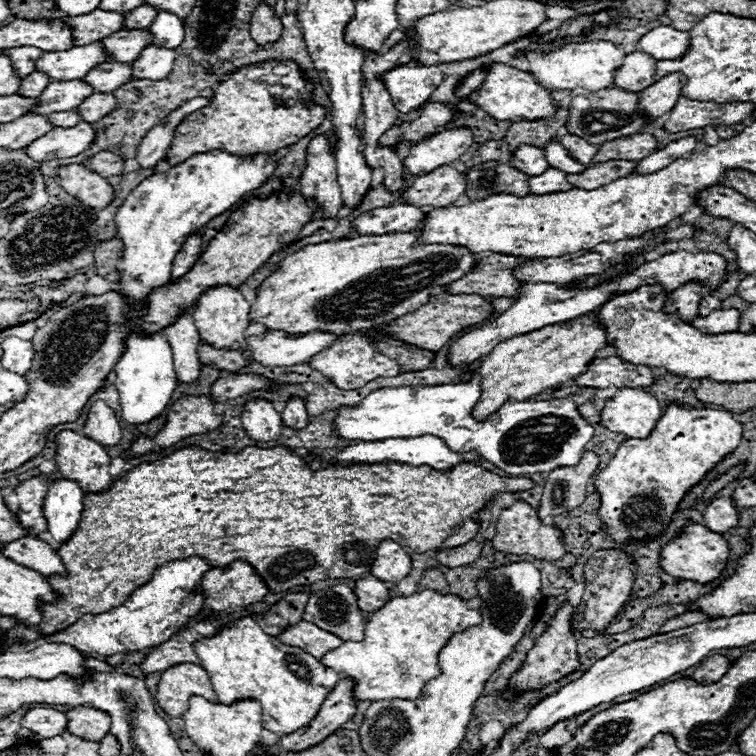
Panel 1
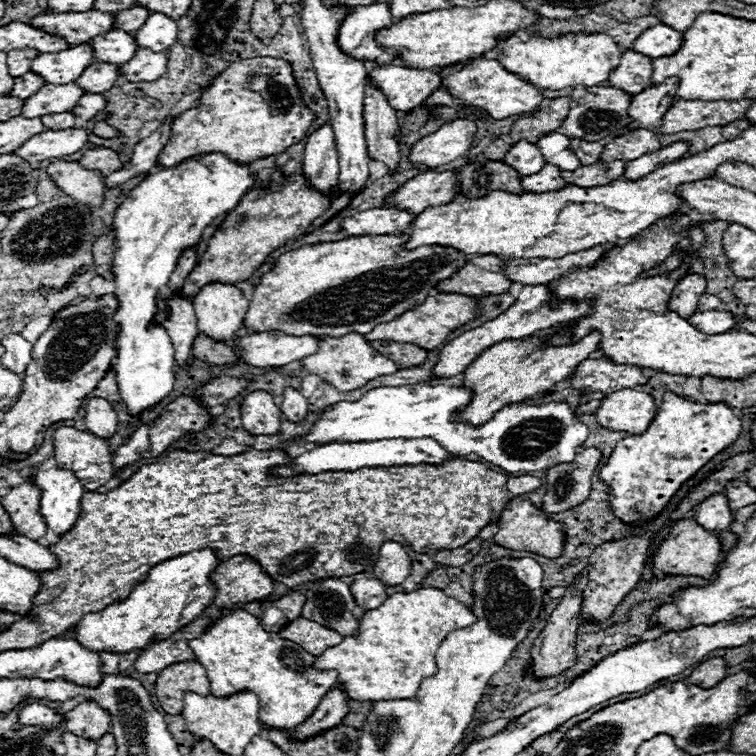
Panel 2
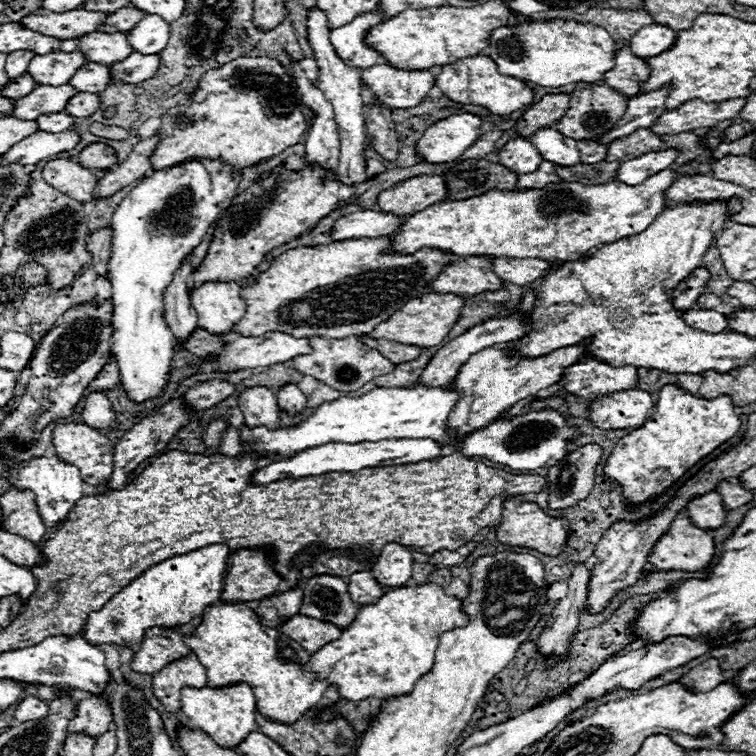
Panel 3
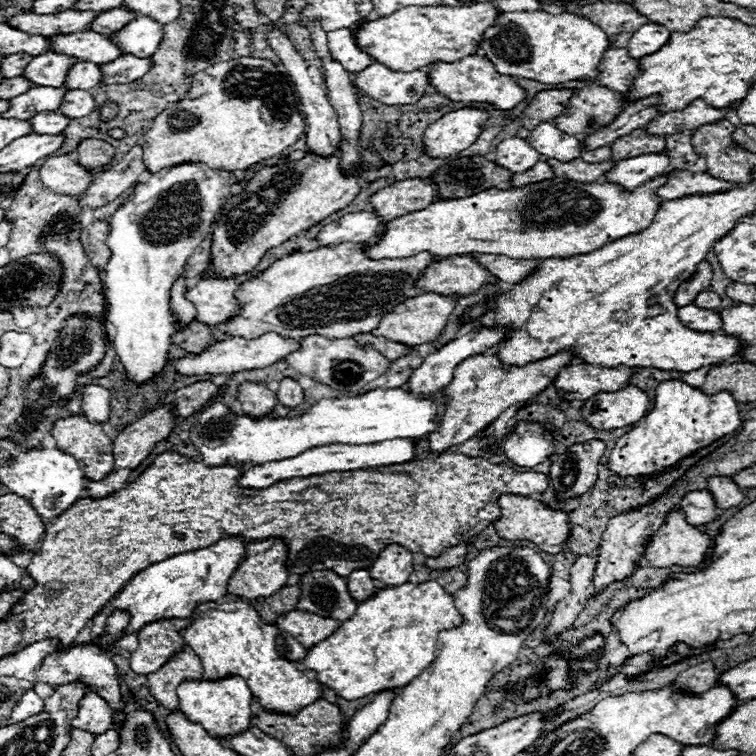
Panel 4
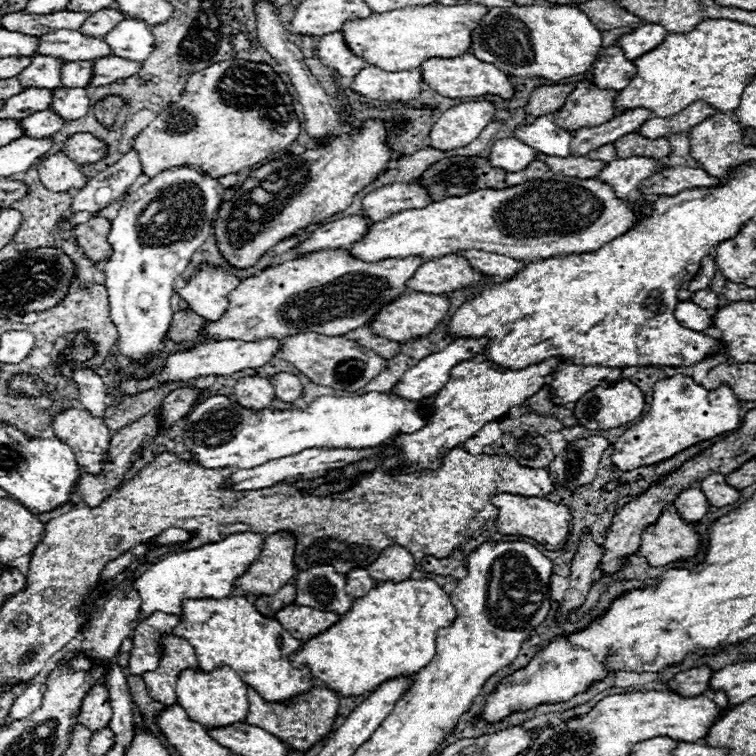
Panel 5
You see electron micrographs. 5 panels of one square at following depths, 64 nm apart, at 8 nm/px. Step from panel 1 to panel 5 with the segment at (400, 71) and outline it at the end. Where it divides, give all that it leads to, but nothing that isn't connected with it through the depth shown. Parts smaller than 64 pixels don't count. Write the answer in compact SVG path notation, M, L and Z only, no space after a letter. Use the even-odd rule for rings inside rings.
M368 66L356 74L356 82L352 82L350 88L370 100L408 102L422 92L422 72L386 72L378 66Z

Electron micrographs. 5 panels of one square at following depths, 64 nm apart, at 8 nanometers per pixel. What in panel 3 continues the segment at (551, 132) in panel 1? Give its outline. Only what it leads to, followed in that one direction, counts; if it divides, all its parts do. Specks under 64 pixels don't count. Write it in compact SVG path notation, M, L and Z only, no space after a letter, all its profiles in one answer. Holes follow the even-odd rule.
M548 94L540 102L536 102L532 108L526 110L526 114L516 122L516 132L524 138L530 138L540 128L552 128L560 116L568 110L570 96L568 94Z

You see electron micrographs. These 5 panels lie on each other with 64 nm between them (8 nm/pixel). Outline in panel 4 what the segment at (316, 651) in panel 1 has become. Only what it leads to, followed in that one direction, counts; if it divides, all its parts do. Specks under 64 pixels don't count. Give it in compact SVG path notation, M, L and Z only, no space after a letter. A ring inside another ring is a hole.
M294 610L294 612L280 616L276 626L284 632L290 632L300 644L304 644L304 648L310 650L314 644L332 636L340 628L340 622L332 618L322 618L310 612Z

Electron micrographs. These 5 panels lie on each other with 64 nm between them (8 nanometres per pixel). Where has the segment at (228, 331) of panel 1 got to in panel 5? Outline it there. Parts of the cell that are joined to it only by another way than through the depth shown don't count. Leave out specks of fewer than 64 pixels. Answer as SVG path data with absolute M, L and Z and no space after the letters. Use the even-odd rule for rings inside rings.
M206 266L202 268L190 282L178 290L178 294L192 304L192 310L208 320L216 322L228 310L228 294L240 284L240 280L224 272L220 266Z

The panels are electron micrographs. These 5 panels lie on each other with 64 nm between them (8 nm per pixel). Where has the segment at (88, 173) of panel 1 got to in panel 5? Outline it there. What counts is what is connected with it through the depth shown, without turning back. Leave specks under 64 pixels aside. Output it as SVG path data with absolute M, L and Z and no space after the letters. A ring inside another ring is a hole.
M64 152L46 156L38 164L38 174L40 174L42 184L52 192L68 192L70 188L82 190L88 182L80 164L76 164Z

